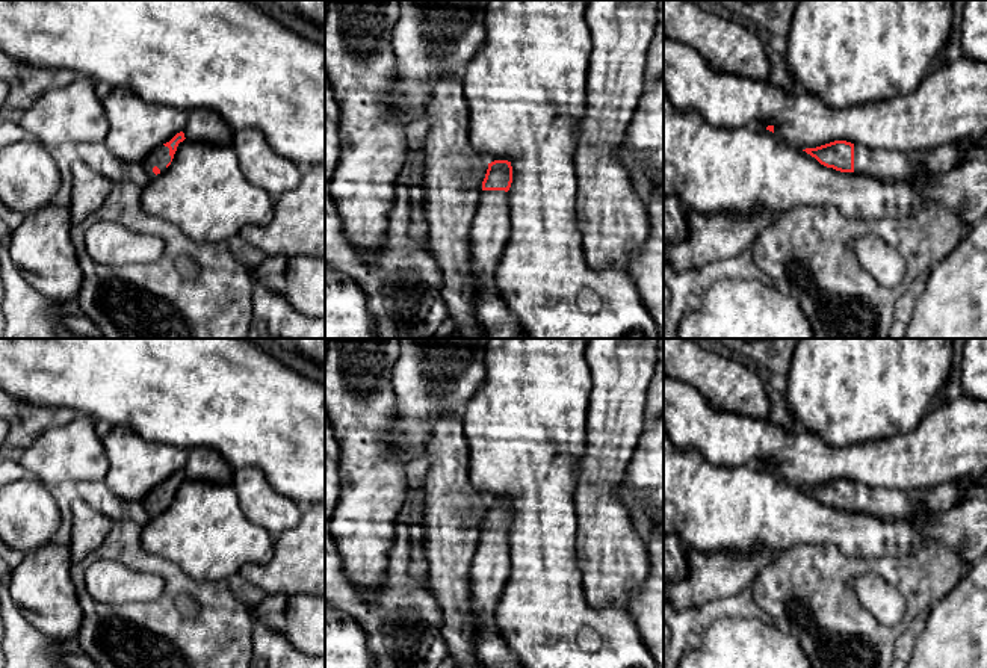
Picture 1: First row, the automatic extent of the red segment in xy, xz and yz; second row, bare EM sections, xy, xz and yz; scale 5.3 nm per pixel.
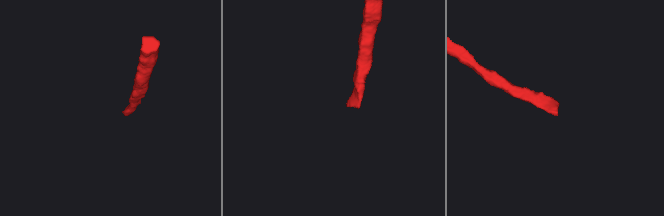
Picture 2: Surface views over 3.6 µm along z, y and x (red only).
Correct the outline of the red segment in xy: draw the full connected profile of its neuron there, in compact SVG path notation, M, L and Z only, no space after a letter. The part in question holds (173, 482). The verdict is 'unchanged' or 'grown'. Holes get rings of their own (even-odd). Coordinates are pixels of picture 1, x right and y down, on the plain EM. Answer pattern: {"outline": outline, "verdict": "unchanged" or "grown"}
{"outline": "M183 470L177 472L169 481L159 485L144 499L142 503L151 517L163 511L171 503L178 482L184 478L186 476Z", "verdict": "grown"}

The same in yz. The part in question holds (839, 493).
{"outline": "M834 479L803 488L840 511L862 511L884 521L920 520L927 540L952 546L966 567L987 555L987 493L970 494L945 512L928 514L916 493Z", "verdict": "grown"}

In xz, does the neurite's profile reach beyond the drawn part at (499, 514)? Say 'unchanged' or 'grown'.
grown

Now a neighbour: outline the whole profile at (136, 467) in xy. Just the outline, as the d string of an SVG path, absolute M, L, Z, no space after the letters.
M113 425L101 443L109 459L104 484L125 500L144 502L153 490L183 470L187 459L187 450L145 441L121 425Z

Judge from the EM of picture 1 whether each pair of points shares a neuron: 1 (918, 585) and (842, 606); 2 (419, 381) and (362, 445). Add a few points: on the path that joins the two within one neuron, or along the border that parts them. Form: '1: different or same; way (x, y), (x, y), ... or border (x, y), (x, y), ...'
1: same; way (892, 569), (856, 567), (842, 581)
2: different; border (392, 372), (396, 431)

